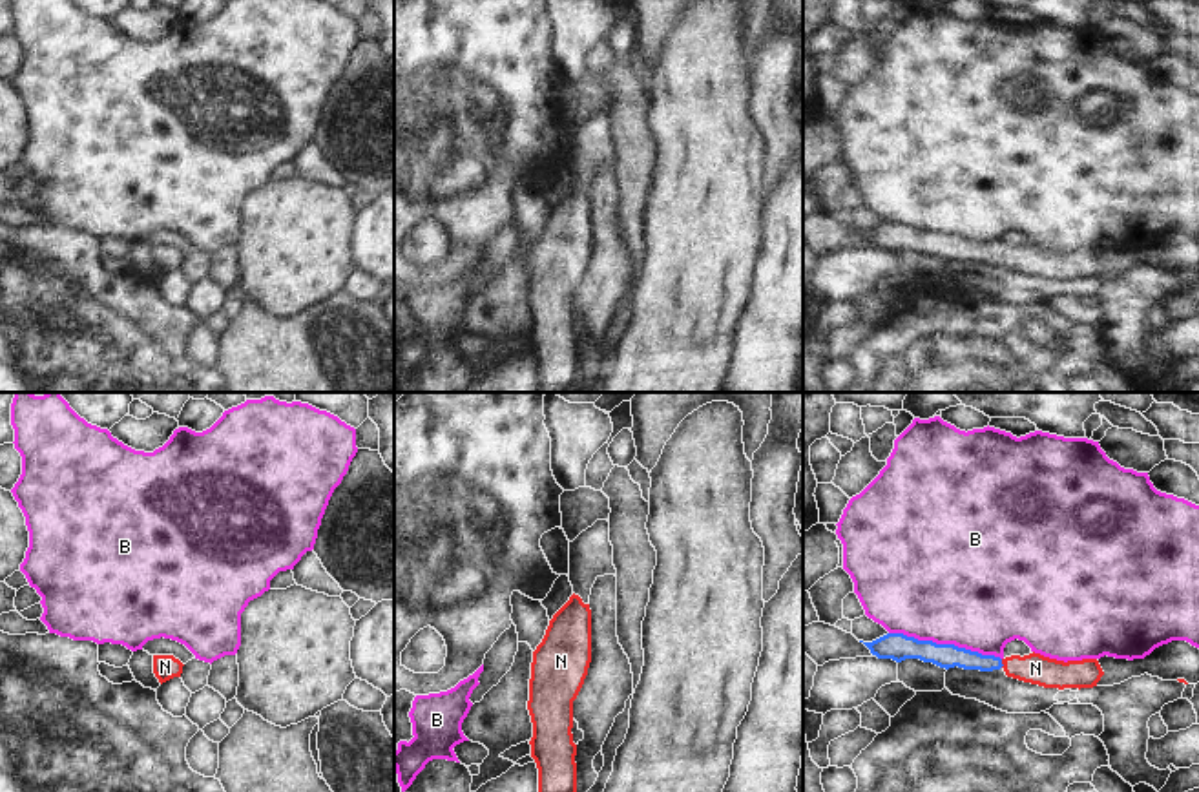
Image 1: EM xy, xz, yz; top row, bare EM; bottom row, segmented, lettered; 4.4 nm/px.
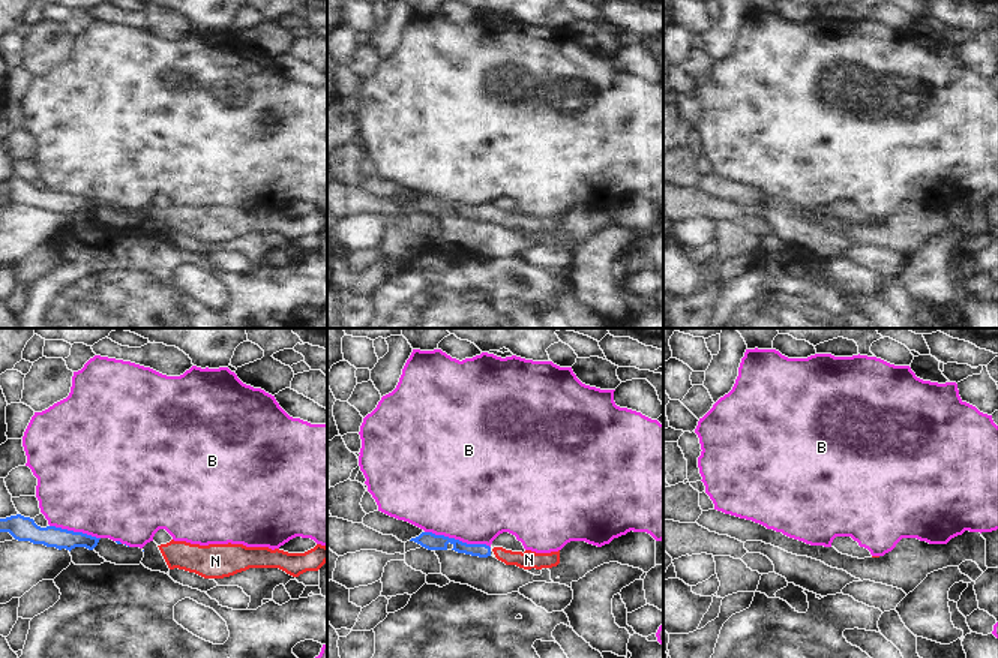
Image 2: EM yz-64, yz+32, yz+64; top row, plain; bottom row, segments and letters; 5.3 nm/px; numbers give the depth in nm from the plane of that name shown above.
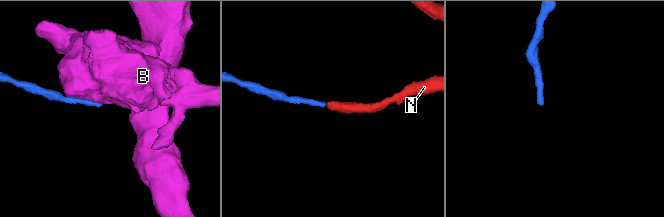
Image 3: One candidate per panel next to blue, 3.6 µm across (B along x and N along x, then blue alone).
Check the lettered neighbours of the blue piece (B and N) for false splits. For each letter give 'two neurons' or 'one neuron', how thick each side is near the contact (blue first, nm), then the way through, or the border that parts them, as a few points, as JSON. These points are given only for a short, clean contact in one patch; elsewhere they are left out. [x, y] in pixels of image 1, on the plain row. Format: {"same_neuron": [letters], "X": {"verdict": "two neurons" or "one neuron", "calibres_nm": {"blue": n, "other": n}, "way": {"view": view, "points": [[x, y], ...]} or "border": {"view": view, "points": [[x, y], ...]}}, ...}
{"same_neuron": ["N"], "B": {"verdict": "two neurons", "calibres_nm": {"blue": 120, "other": 500}, "border": {"view": "yz", "points": [[889, 223], [953, 234], [1000, 250]]}}, "N": {"verdict": "one neuron", "calibres_nm": {"blue": 110, "other": 140}, "way": {"view": "yz", "points": [[946, 247], [1000, 254], [1035, 260]]}}}

